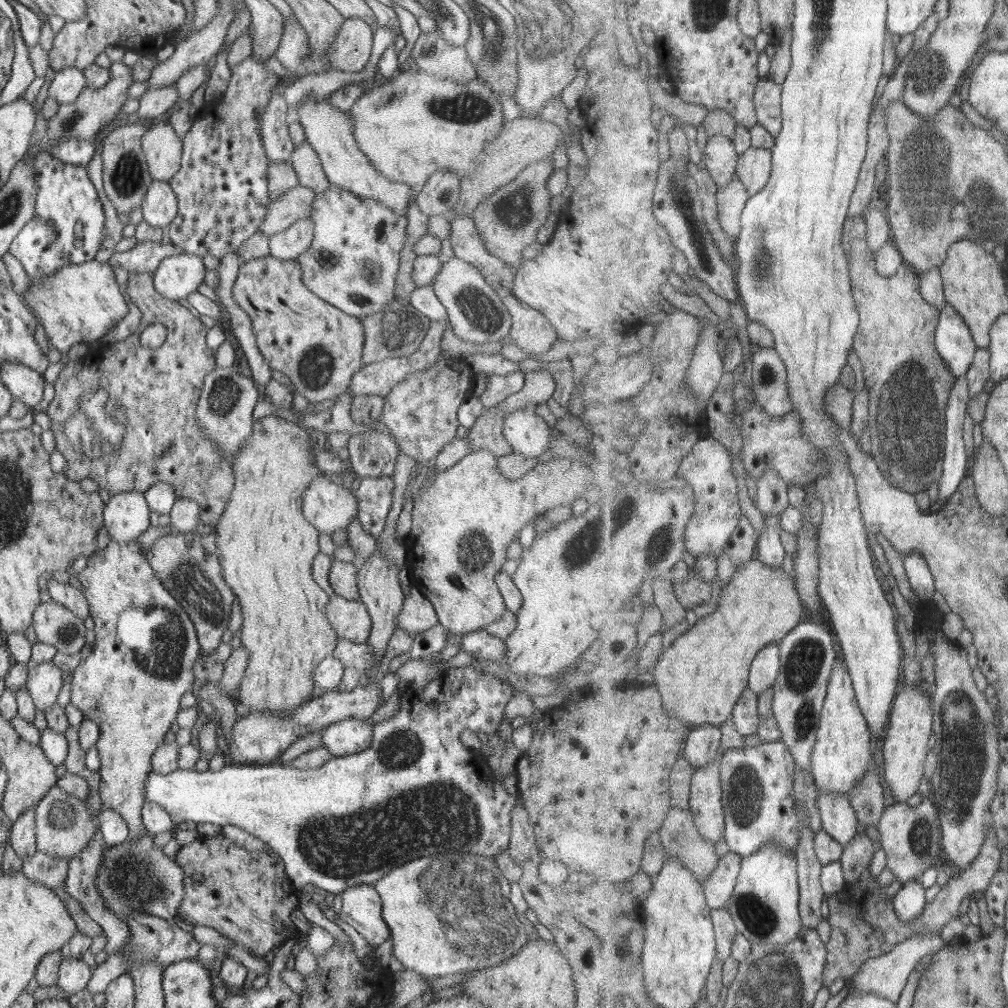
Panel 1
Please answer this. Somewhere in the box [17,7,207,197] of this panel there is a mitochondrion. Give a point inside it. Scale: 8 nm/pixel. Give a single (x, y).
(71, 121)

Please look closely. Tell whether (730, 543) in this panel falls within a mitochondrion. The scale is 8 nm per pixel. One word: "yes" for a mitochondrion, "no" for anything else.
no

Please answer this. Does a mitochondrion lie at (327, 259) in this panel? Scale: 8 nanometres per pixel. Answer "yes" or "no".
yes

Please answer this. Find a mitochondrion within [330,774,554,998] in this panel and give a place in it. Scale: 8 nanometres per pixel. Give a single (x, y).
(459, 896)

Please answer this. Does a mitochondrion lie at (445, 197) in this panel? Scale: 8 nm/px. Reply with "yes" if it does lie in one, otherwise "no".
no

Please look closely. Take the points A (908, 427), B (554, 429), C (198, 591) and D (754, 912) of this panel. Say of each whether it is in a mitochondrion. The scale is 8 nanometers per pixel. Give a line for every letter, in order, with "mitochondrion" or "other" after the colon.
A: mitochondrion
B: other
C: mitochondrion
D: mitochondrion

